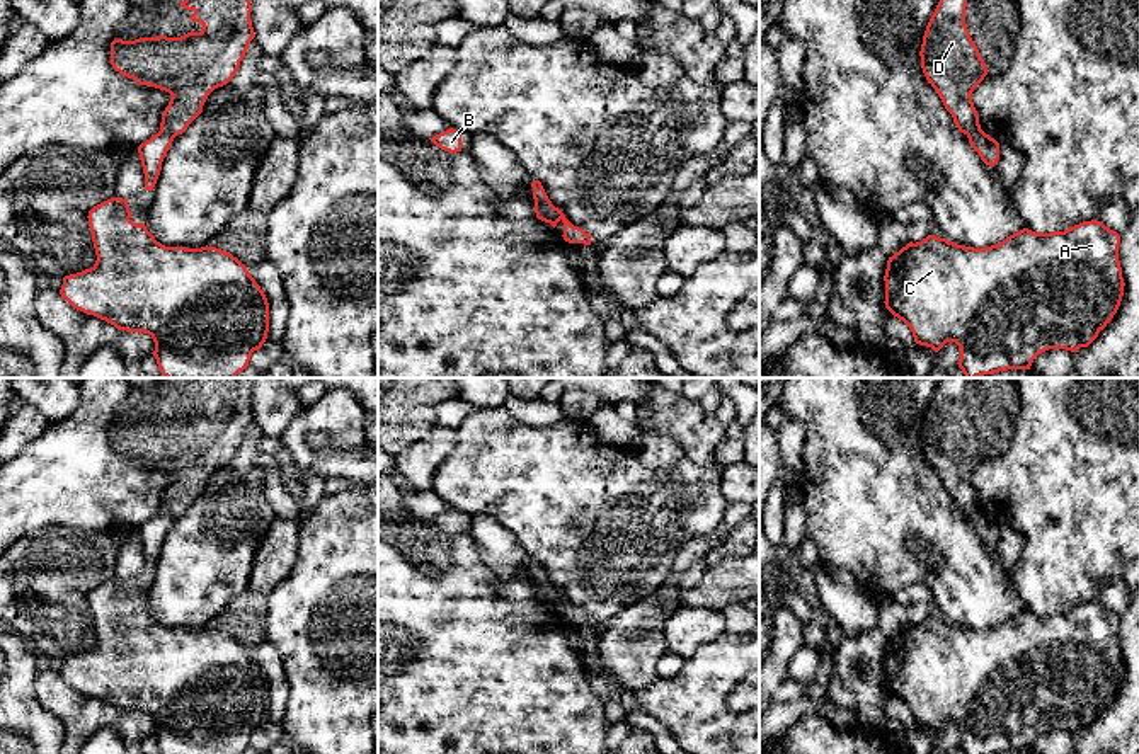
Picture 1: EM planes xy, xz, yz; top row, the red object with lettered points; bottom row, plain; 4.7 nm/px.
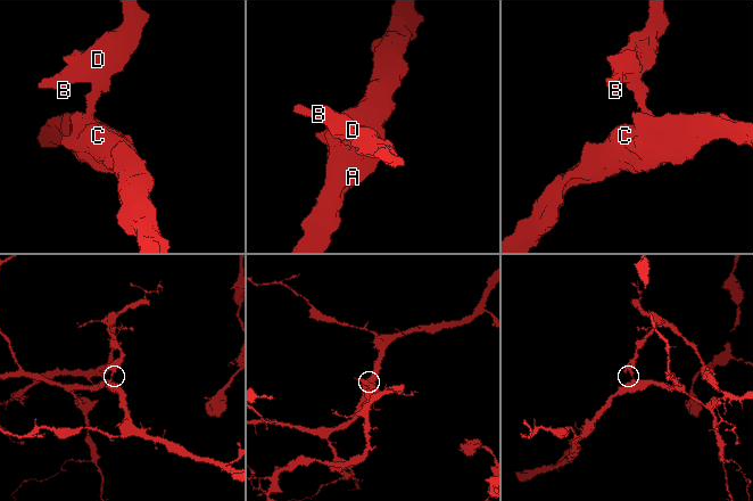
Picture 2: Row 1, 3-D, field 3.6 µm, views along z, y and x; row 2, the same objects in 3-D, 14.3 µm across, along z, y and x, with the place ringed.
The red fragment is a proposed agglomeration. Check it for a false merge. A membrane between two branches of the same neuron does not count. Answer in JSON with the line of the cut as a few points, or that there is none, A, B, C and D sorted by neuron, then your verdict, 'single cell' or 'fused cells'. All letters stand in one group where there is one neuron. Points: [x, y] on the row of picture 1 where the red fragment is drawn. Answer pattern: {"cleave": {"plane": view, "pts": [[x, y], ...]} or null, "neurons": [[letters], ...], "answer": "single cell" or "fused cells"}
{"cleave": {"plane": "xz", "pts": [[535, 201], [552, 206]]}, "neurons": [["A", "C"], ["B", "D"]], "answer": "fused cells"}

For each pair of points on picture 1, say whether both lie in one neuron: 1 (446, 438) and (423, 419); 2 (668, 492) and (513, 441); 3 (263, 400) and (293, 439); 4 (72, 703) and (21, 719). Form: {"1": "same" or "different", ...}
{"1": "different", "2": "same", "3": "different", "4": "different"}

